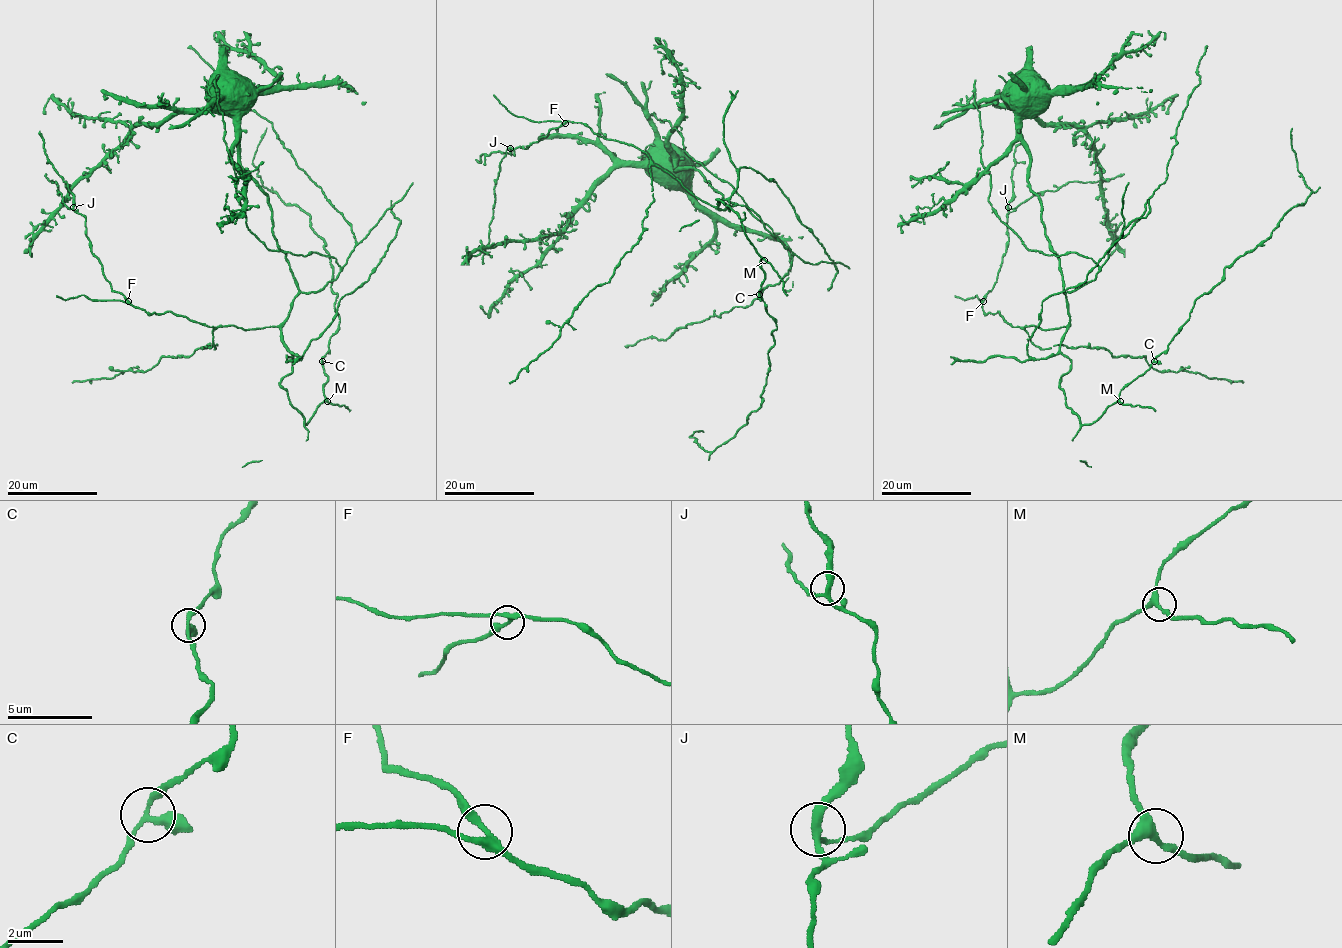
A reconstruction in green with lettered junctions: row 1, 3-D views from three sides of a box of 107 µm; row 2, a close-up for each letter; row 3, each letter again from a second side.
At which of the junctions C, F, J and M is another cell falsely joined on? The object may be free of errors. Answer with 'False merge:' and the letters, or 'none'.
False merge: none

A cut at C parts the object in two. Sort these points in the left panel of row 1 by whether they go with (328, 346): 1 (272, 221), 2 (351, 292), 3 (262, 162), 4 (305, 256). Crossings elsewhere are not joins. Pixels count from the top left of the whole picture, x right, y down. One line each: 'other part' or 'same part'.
1: other part
2: other part
3: other part
4: other part

